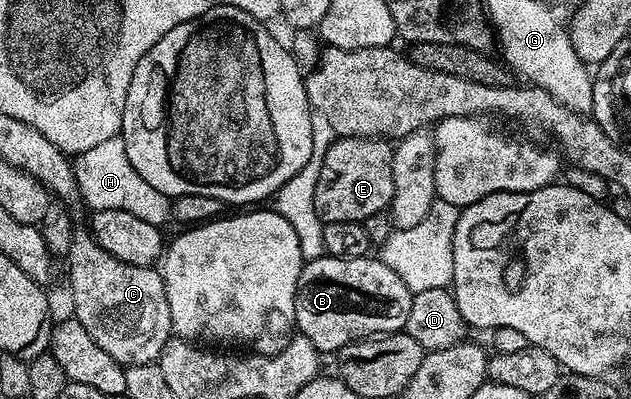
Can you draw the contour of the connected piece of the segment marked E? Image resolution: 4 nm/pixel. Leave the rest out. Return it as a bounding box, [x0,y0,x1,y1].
[314,138,394,223]

